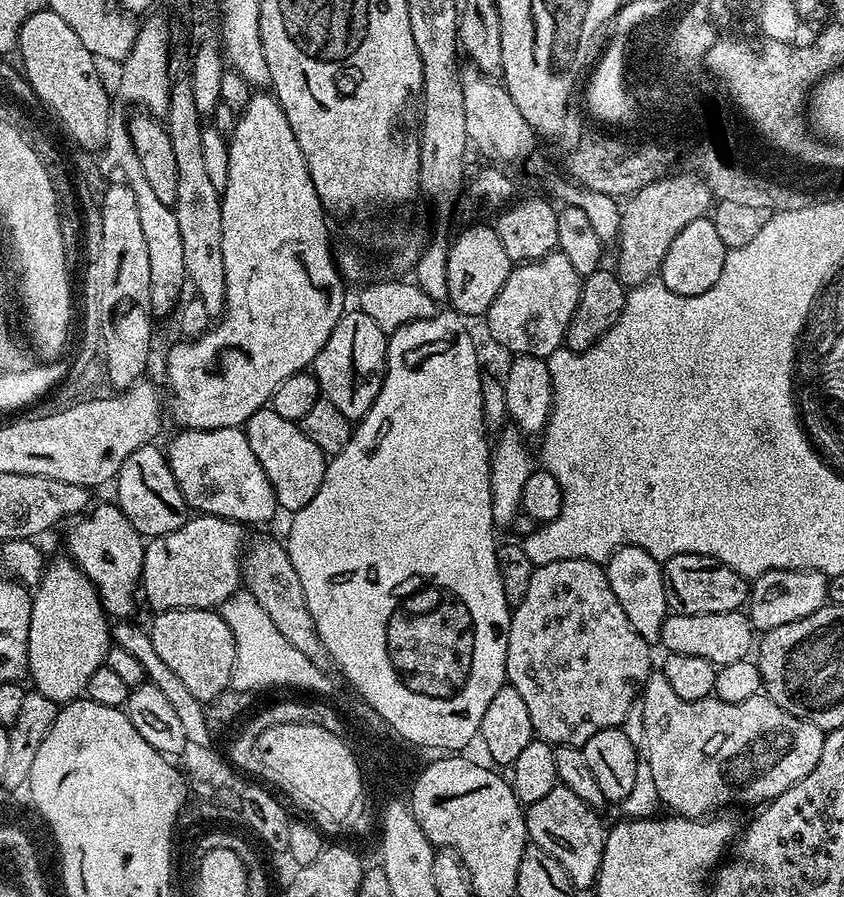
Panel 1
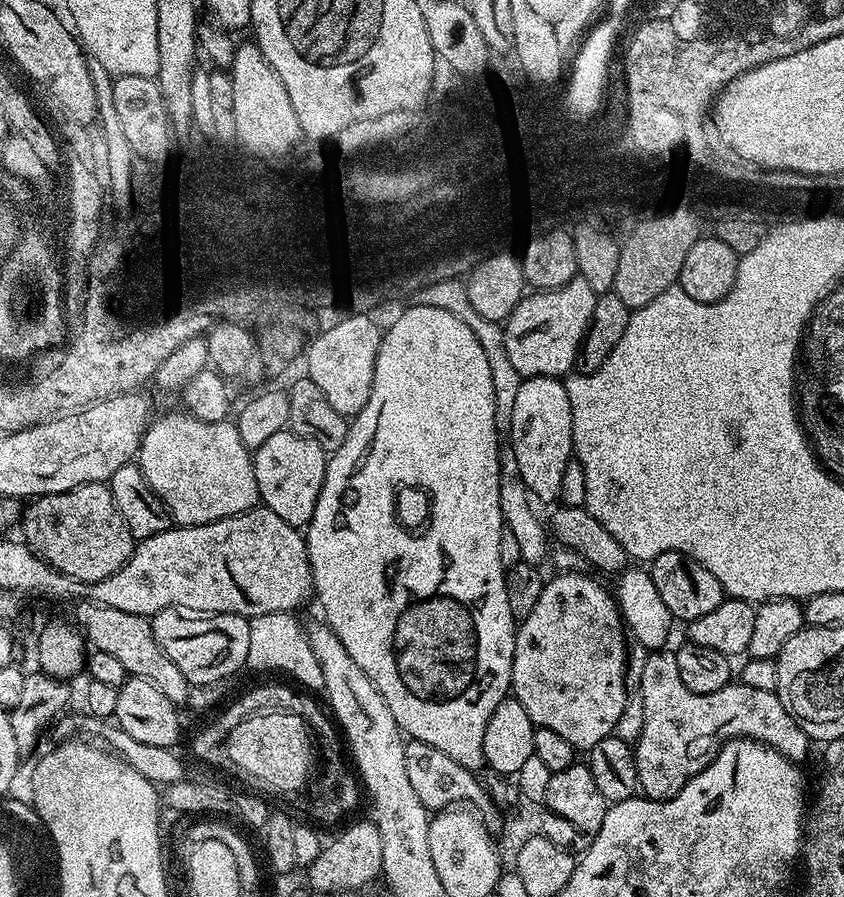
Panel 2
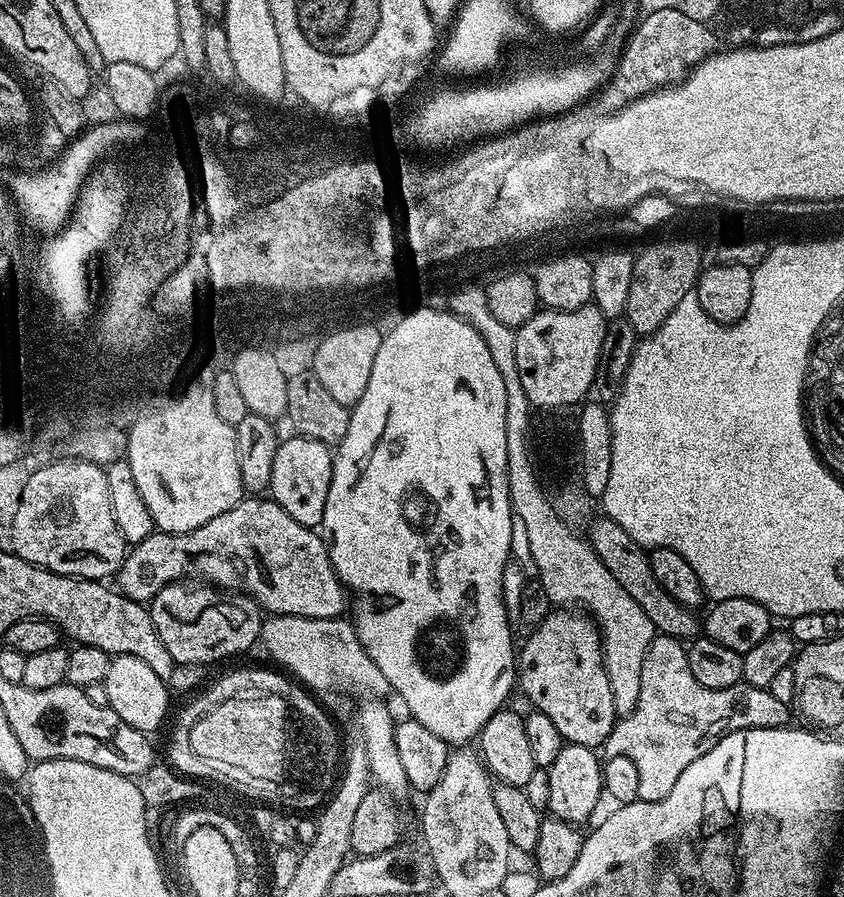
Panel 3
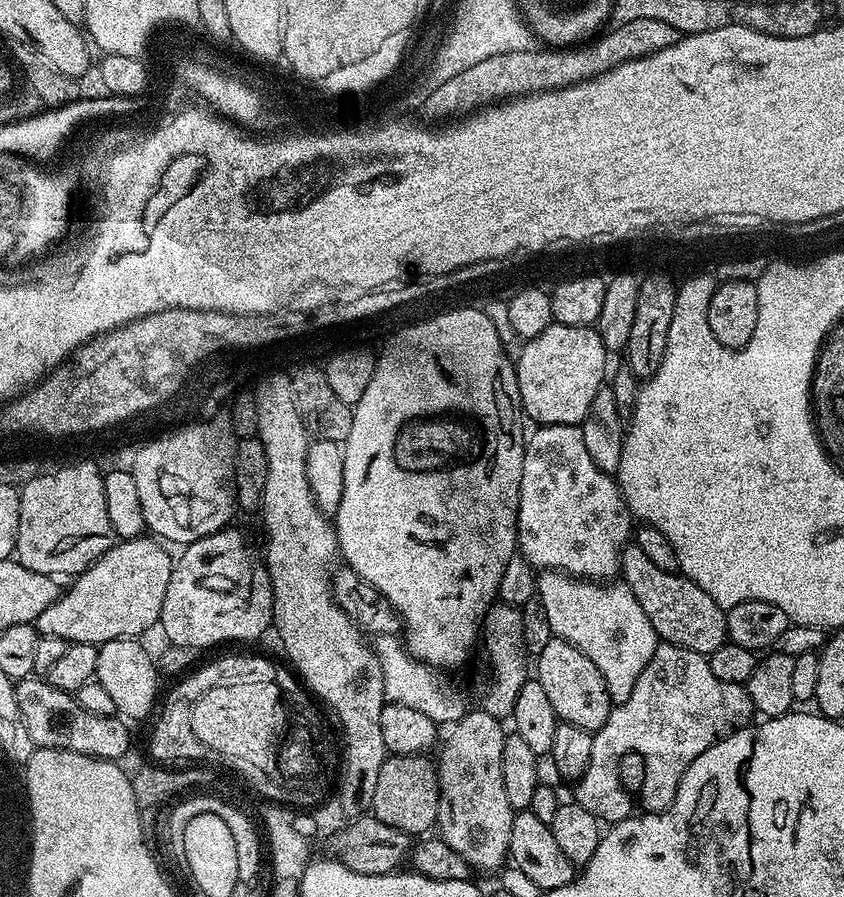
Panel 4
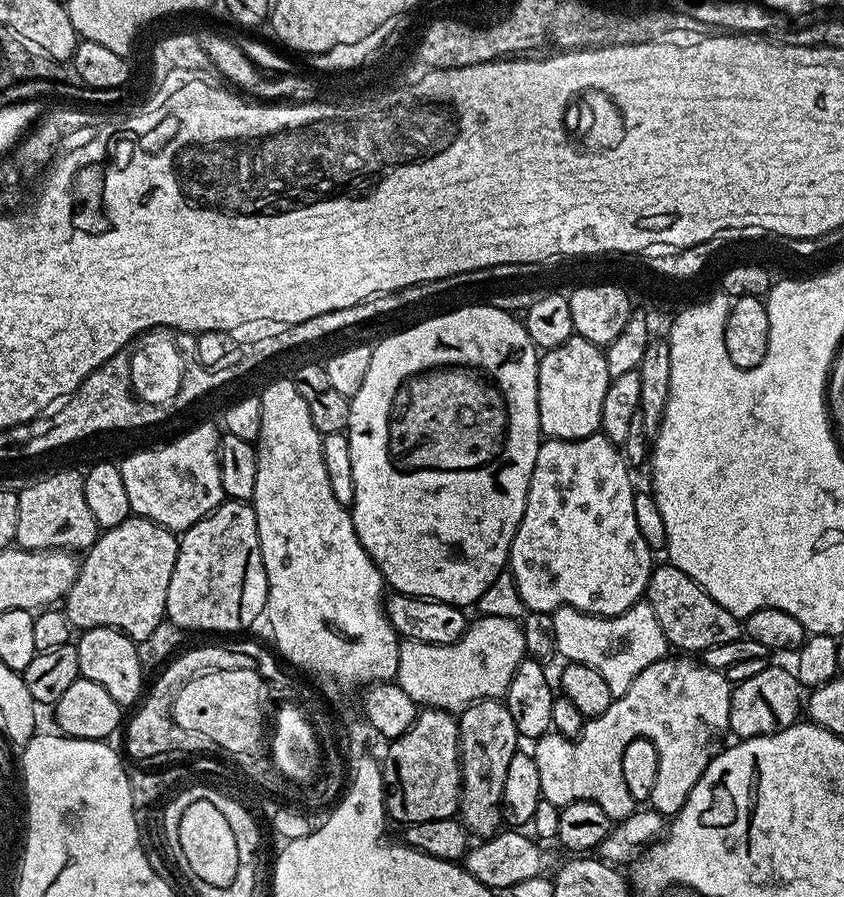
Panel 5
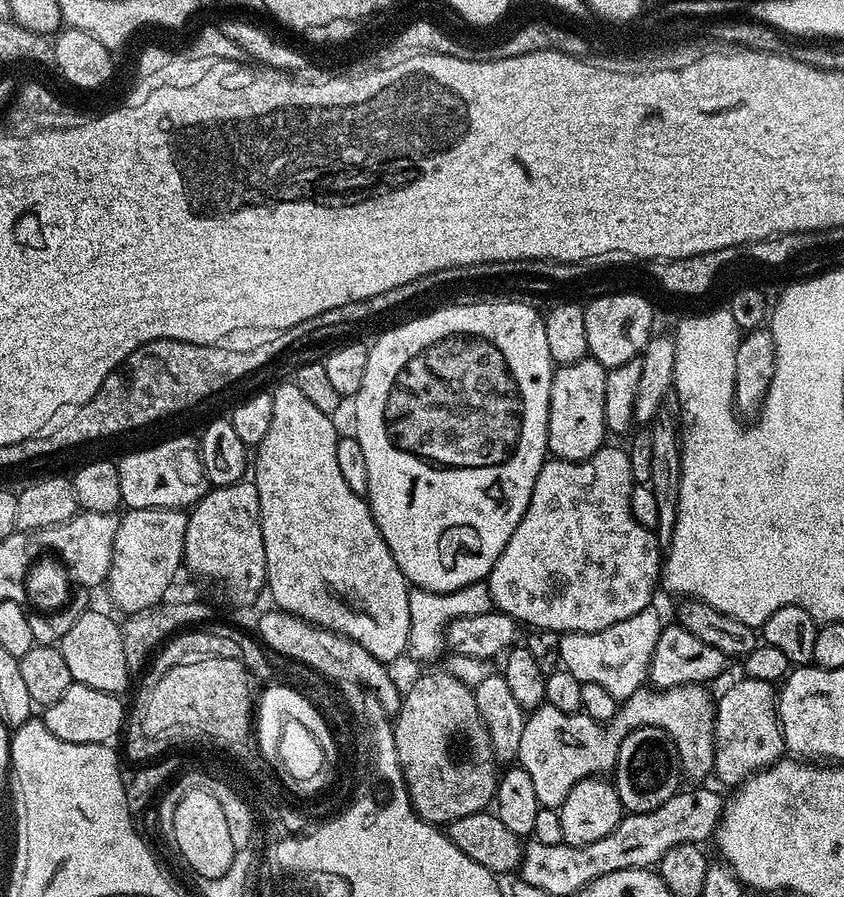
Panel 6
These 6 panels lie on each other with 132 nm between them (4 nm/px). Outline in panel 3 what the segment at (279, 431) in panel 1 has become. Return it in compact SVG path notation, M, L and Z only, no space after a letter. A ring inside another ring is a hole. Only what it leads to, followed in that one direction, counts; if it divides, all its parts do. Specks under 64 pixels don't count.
M295 434L289 440L281 439L276 445L274 467L270 473L268 492L294 522L302 522L302 526L313 530L324 523L326 510L326 494L330 494L330 478L332 477L333 449L329 445L318 442L314 438L306 438Z

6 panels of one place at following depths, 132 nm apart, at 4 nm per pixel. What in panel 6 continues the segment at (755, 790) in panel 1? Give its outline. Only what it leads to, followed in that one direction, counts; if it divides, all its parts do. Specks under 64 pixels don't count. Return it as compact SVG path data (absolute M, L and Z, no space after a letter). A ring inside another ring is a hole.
M687 684L686 686L674 686L663 690L651 686L645 686L630 694L630 698L623 701L616 709L616 715L607 723L585 716L583 711L563 712L554 710L547 702L538 708L531 709L524 717L522 726L522 742L518 746L516 760L526 774L530 774L534 791L538 793L538 802L542 808L559 809L560 803L582 782L587 776L593 774L608 774L616 767L618 750L626 738L635 728L642 726L658 726L670 734L674 746L678 750L680 770L685 777L692 782L704 782L707 776L711 777L714 772L714 750L716 739L714 738L714 726L716 725L716 706L714 696L708 693L709 689L702 684Z

